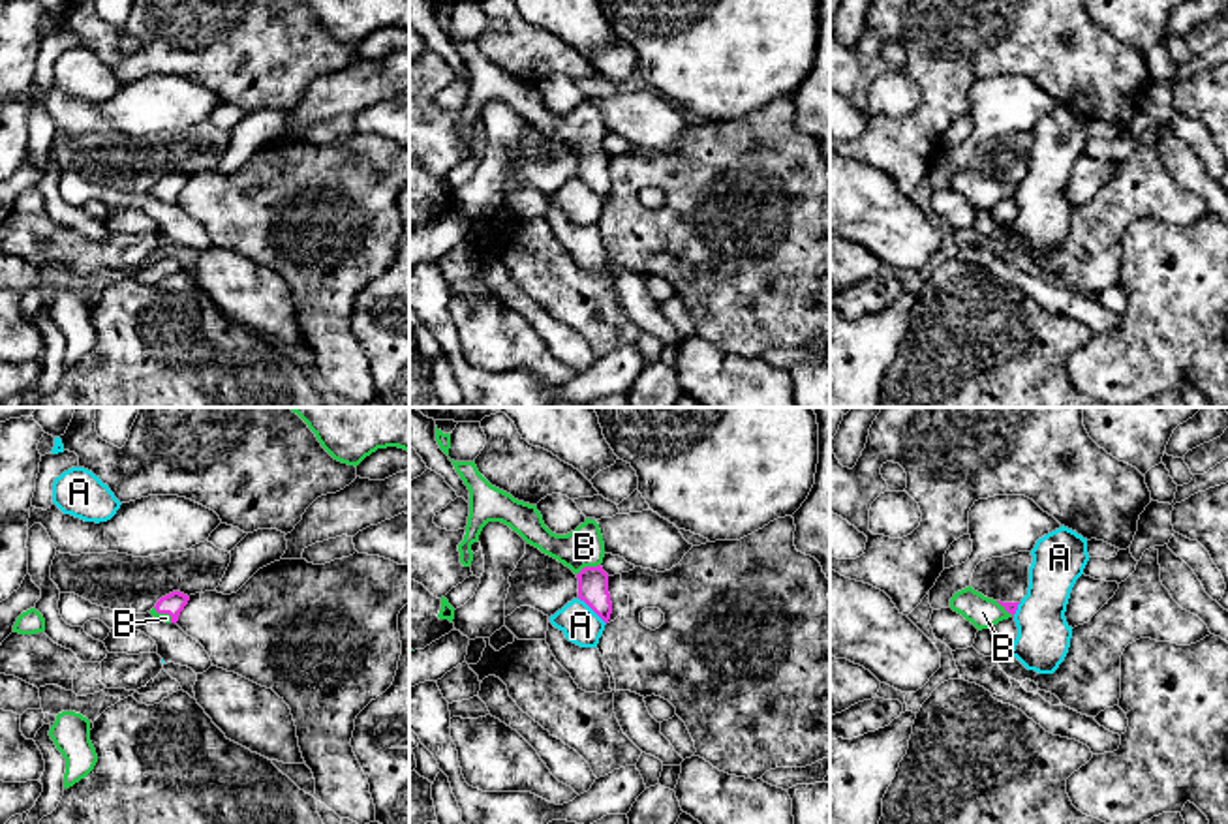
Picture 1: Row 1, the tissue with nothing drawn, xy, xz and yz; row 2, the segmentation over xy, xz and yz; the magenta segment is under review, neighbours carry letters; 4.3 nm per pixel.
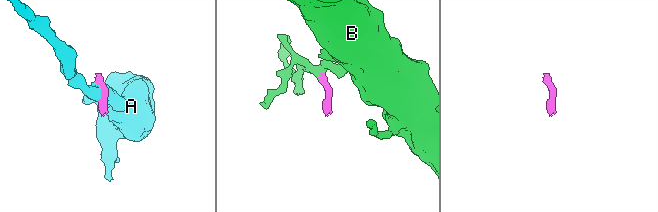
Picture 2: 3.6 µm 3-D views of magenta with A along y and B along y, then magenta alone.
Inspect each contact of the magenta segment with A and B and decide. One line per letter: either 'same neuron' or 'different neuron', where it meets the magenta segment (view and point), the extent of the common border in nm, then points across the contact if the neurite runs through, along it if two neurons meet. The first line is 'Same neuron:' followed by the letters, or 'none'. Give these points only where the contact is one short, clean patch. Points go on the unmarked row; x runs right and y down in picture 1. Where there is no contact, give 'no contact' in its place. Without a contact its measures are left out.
Same neuron: B
A: different neuron | xz (592, 188) | 170 nm | along xz (579, 177), (605, 203)
B: same neuron | xz (588, 147) | 120 nm | across xz (592, 160), (588, 147), (584, 126)

